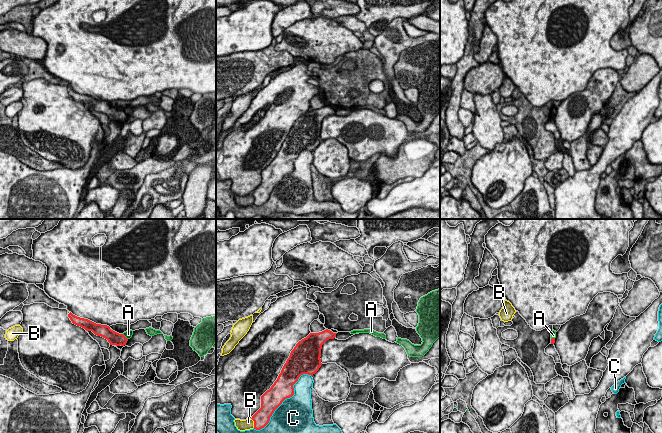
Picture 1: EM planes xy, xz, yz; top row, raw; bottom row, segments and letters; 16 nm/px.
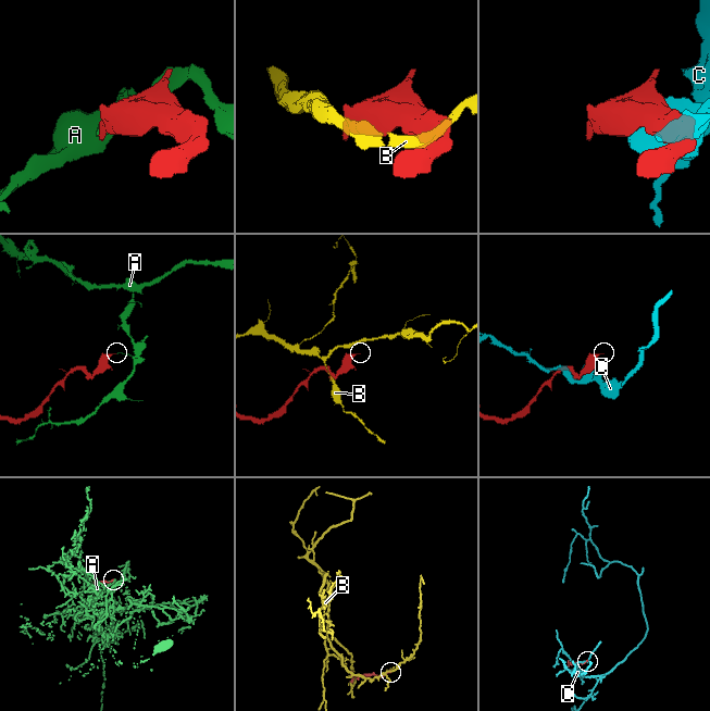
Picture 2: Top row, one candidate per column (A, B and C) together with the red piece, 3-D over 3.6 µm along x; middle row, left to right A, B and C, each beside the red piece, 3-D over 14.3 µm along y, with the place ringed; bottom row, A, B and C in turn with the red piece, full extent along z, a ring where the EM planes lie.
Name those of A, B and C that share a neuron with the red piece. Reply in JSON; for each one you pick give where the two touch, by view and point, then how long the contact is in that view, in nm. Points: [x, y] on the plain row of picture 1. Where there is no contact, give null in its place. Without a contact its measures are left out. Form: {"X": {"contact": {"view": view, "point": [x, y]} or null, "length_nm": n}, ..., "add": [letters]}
{"add": []}

